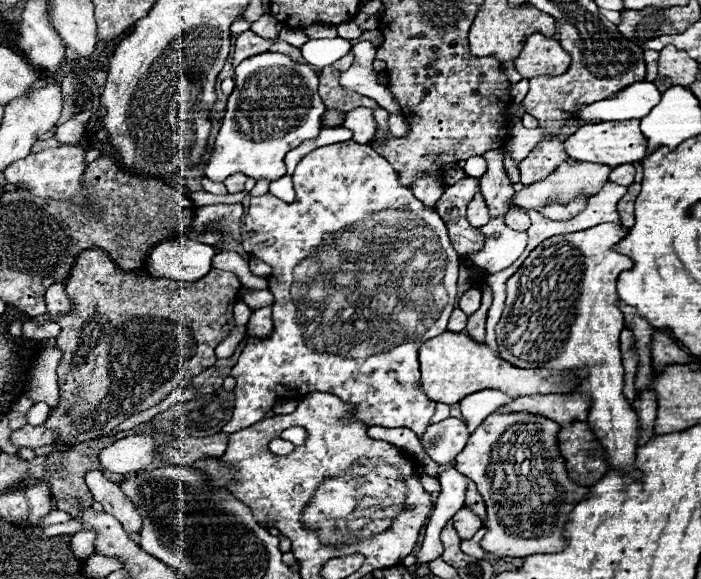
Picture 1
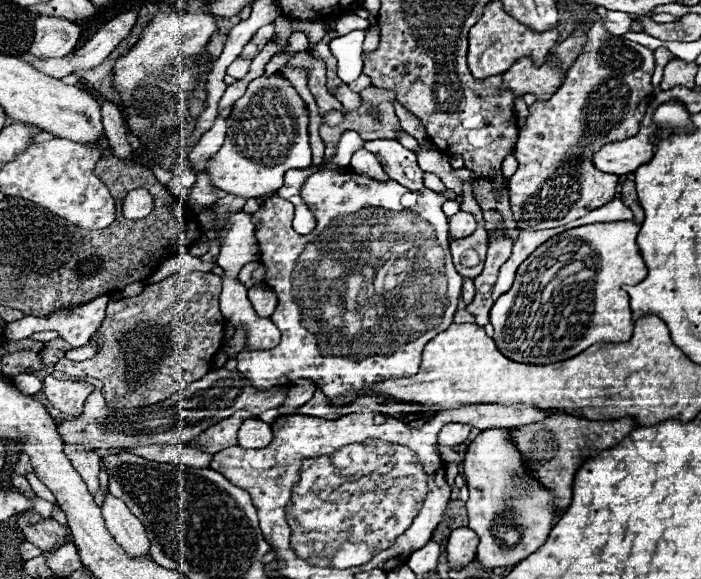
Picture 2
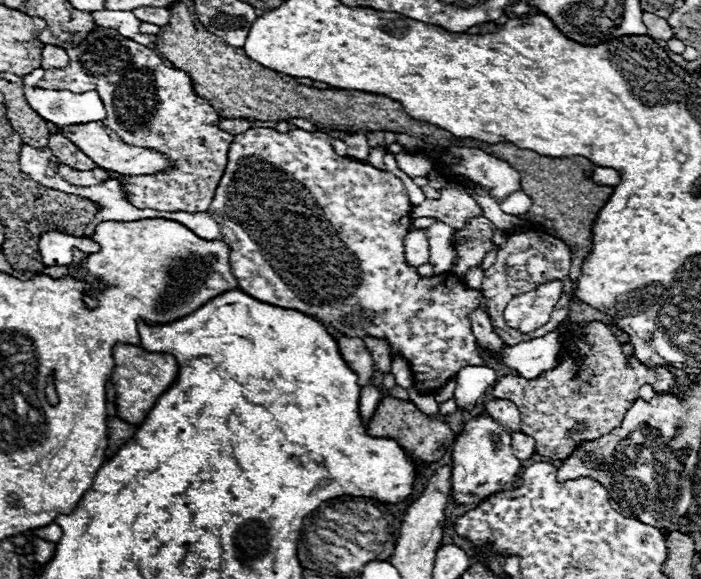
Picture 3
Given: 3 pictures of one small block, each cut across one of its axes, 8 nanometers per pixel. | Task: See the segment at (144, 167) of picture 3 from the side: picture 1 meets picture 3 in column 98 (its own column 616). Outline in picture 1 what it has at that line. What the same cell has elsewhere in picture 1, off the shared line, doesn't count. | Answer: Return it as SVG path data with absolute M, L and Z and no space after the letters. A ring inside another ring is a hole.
M624 120L624 122L600 122L600 124L586 124L576 134L572 134L566 144L566 152L578 162L594 162L604 166L620 166L630 162L640 162L646 156L648 140L640 132L640 120Z

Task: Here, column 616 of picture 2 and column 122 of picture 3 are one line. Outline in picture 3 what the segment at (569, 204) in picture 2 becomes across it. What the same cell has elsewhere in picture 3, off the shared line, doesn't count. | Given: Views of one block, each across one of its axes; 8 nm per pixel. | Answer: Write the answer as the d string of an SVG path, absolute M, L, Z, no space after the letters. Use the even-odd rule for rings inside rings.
M104 26L88 34L88 38L80 46L70 48L68 56L70 56L70 64L64 70L46 70L44 80L40 80L38 86L62 88L62 90L72 90L72 92L96 90L102 96L102 102L108 112L104 124L110 130L114 130L122 142L144 146L144 148L154 148L170 156L174 162L174 168L170 172L160 172L154 176L120 176L120 174L110 172L112 178L118 178L122 182L128 202L134 204L136 208L154 208L154 210L166 210L166 212L208 212L216 186L224 174L224 168L228 162L228 148L234 136L224 132L218 126L218 120L220 120L218 112L208 100L200 98L194 92L190 76L182 70L166 66L164 60L154 50L140 46L120 36L116 30L104 28Z

